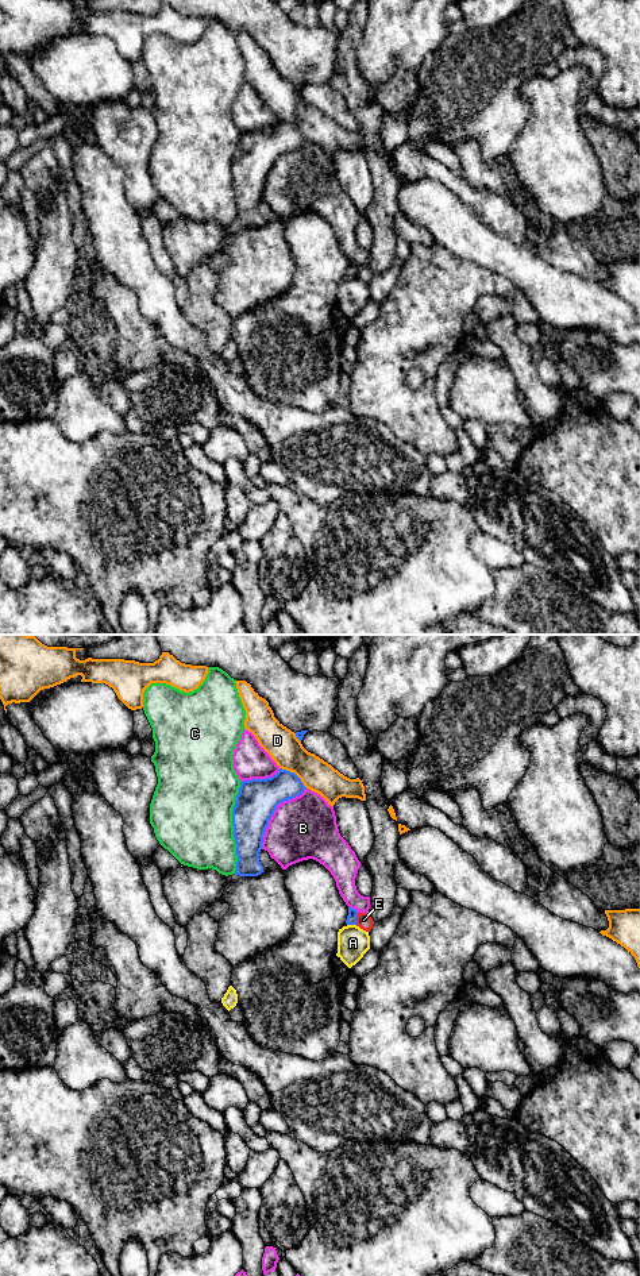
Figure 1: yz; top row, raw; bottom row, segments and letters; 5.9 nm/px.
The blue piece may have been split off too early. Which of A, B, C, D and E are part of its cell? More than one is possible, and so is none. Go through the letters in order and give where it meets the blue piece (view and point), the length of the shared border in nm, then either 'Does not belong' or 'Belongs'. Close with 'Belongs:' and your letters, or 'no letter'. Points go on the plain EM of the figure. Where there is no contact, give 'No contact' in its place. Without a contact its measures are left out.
A: Touches blue at yz (351, 276). Shared border 60 nm. Does not belong
B: Touches blue at yz (273, 165). Shared border 460 nm. Does not belong
C: Touches blue at yz (234, 180). Shared border 550 nm. Does not belong
D: Touches blue at yz (295, 126). Shared border 200 nm. Does not belong
E: Touches blue at yz (355, 270). Shared border 70 nm. Does not belong
Belongs: no letter

